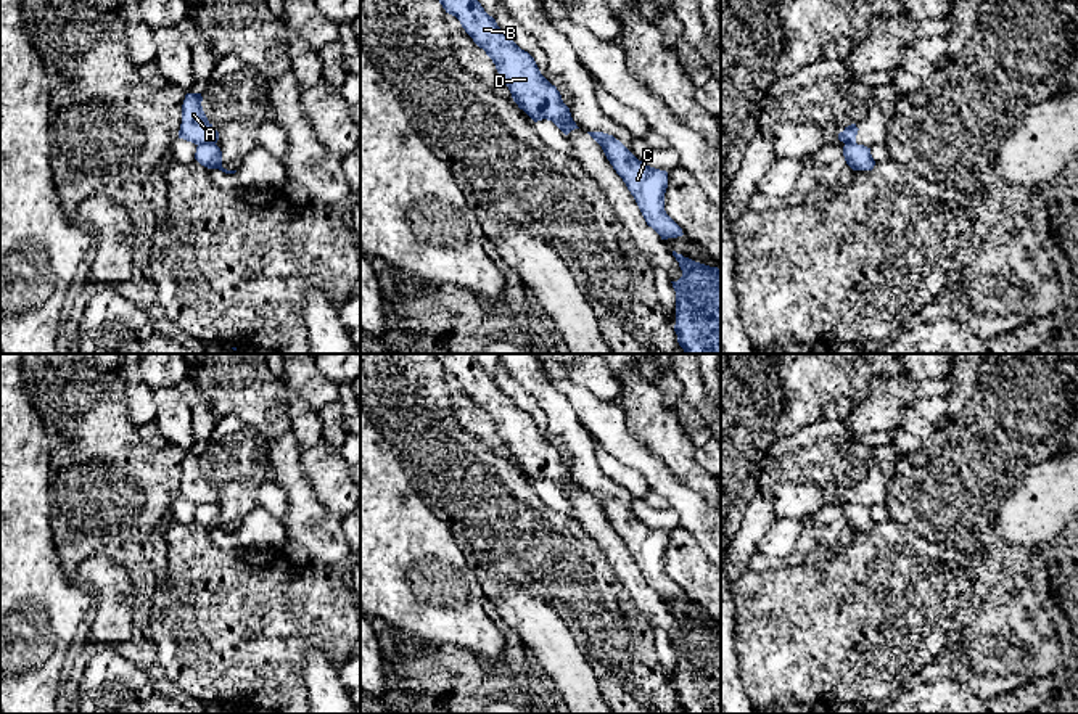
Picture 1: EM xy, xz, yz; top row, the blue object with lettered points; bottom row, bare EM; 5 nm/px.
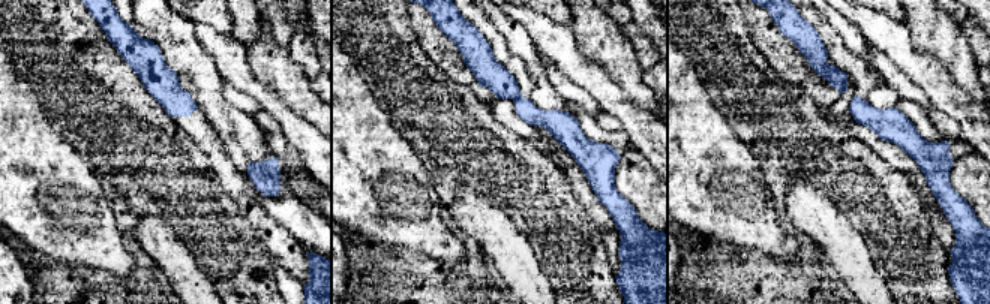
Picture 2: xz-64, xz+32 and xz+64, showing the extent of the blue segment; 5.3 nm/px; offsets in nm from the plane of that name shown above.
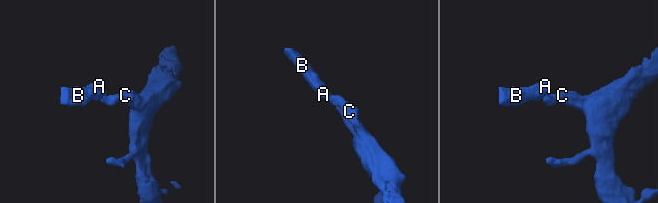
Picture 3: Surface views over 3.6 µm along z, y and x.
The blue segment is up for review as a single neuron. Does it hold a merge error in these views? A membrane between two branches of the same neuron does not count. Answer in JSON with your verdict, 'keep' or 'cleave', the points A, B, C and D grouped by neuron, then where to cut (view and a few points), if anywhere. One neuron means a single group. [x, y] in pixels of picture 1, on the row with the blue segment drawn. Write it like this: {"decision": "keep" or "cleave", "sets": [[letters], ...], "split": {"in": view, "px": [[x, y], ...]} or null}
{"decision": "cleave", "sets": [["A", "B", "D"], ["C"]], "split": {"in": "xy", "px": [[214, 142], [198, 145]]}}

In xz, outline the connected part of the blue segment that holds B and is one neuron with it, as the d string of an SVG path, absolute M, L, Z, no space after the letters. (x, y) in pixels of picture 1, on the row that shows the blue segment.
M439 0L439 3L492 60L520 109L534 122L552 121L560 130L570 124L573 119L570 108L557 87L541 74L534 58L497 26L478 0Z

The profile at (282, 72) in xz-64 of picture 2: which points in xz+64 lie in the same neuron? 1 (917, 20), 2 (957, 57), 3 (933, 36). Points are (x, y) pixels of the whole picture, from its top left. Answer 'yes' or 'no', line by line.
1: yes
2: yes
3: yes

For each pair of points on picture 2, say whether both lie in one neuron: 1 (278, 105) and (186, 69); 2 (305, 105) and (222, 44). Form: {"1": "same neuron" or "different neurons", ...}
{"1": "different neurons", "2": "different neurons"}

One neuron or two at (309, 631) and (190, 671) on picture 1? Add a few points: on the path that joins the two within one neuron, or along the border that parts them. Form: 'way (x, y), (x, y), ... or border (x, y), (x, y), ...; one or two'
way (280, 631), (267, 631), (237, 661), (219, 666); one

